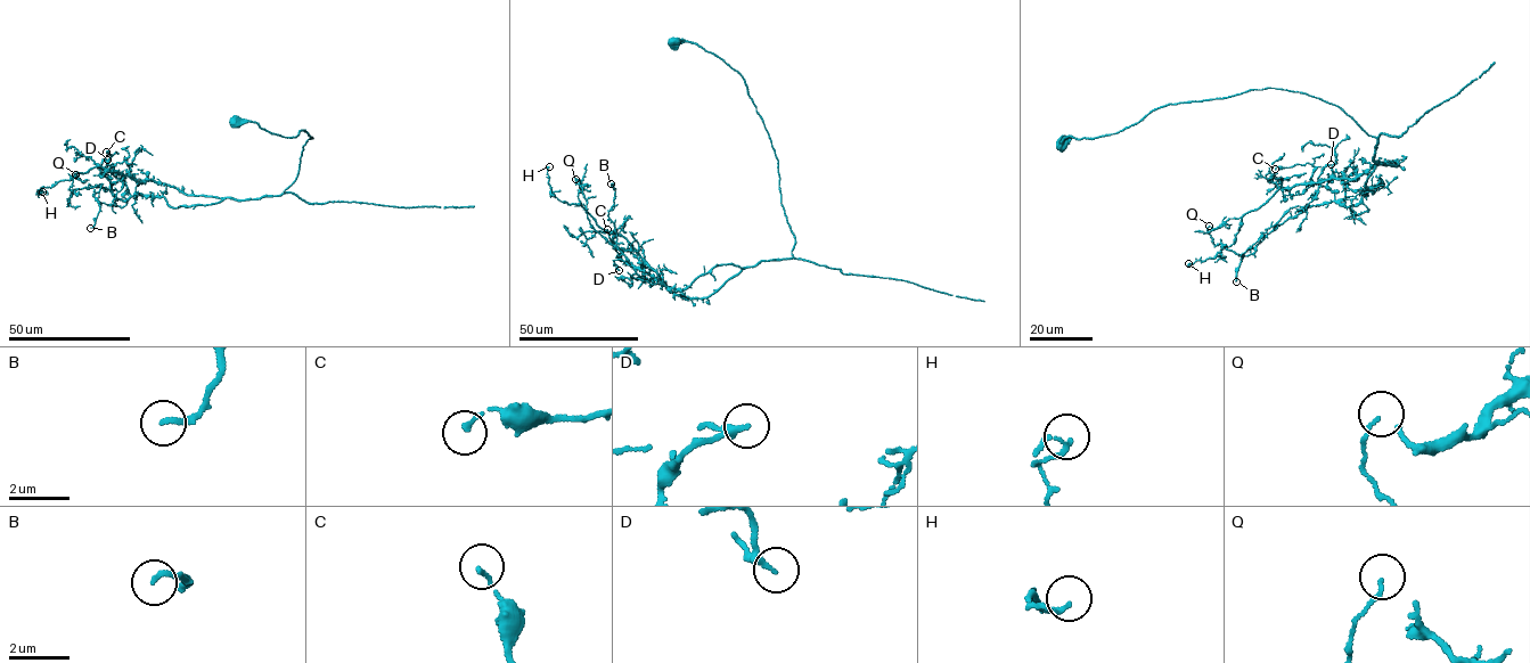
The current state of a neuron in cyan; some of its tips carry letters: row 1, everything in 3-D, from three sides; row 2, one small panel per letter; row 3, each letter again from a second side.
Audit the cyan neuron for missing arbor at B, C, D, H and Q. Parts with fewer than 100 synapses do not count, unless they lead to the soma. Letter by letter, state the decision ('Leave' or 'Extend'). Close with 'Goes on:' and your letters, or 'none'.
B: Leave
C: Leave
D: Leave
H: Leave
Q: Leave
Goes on: none

